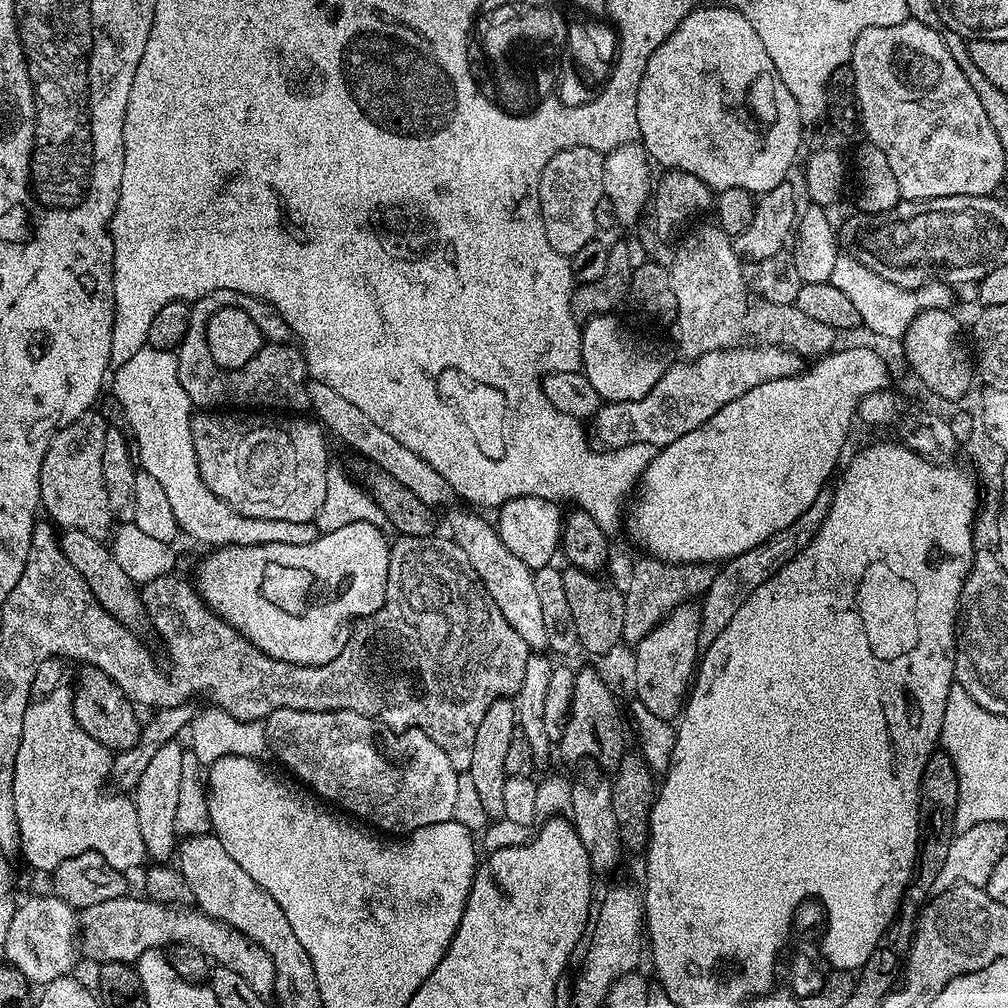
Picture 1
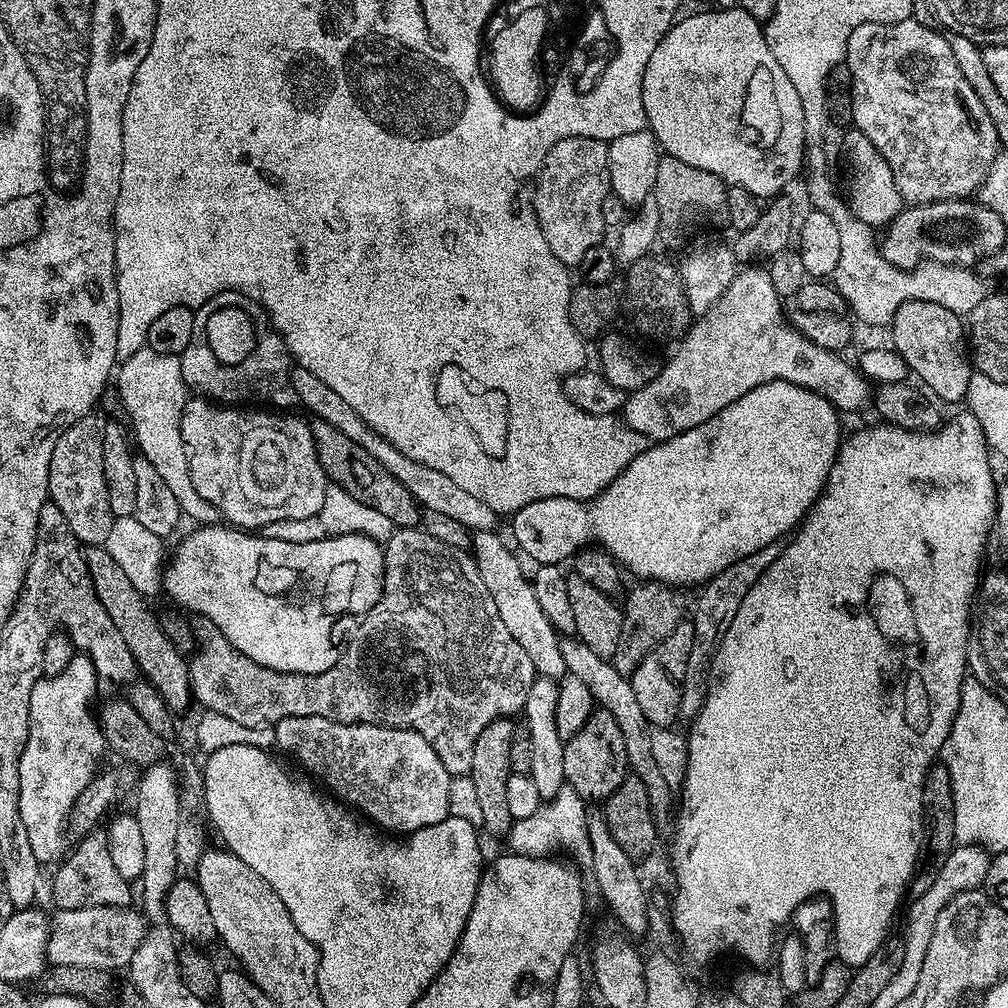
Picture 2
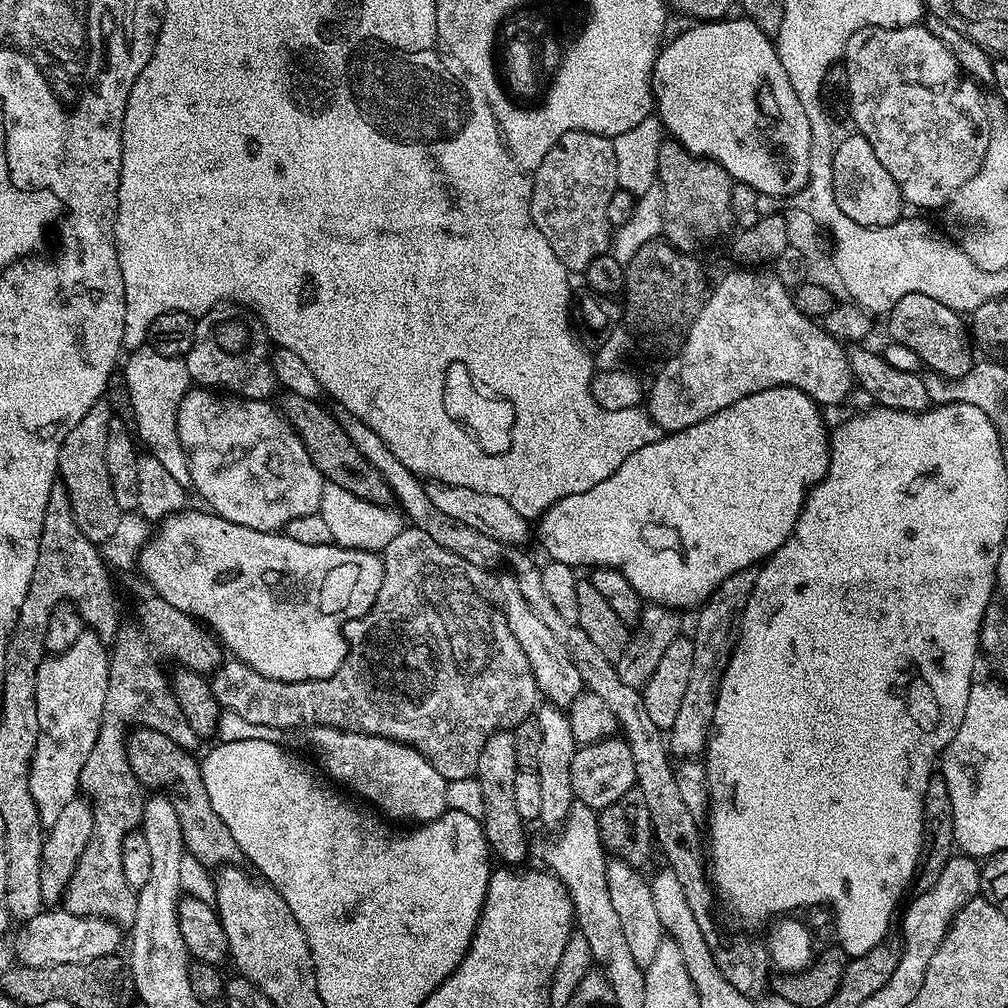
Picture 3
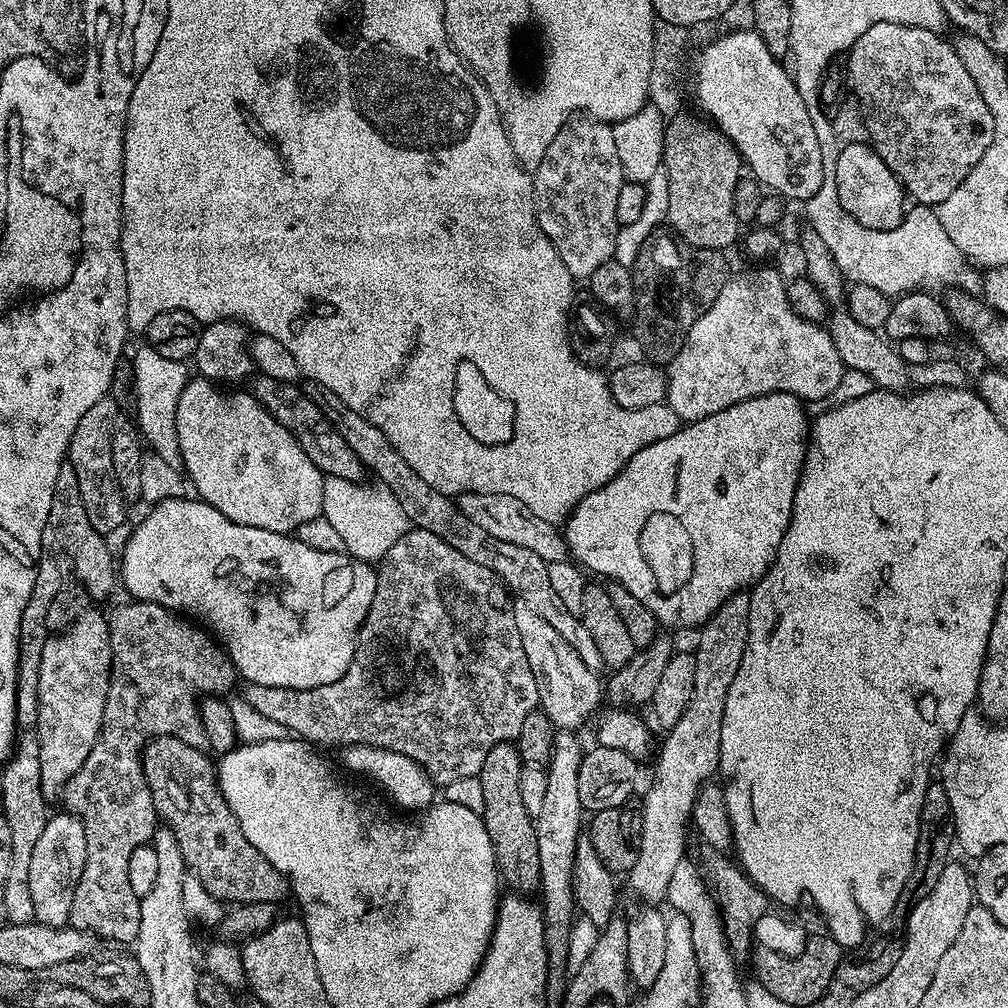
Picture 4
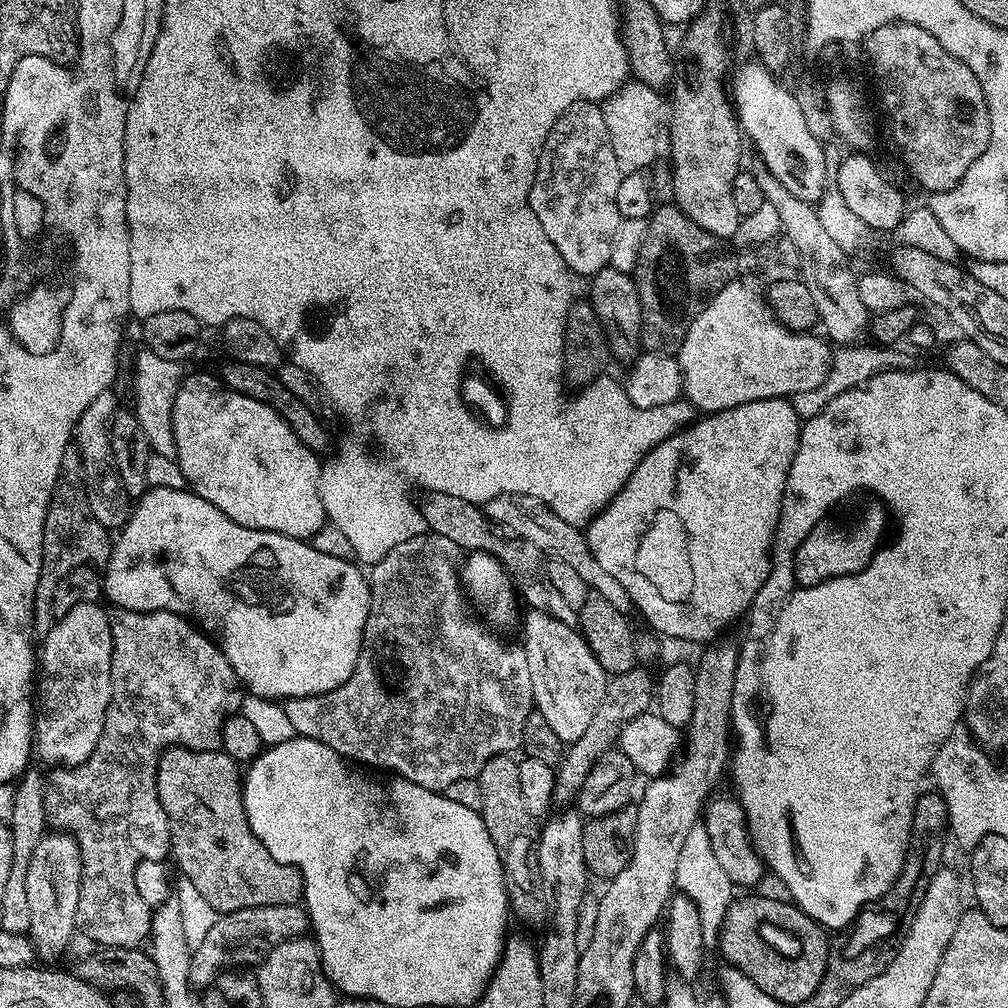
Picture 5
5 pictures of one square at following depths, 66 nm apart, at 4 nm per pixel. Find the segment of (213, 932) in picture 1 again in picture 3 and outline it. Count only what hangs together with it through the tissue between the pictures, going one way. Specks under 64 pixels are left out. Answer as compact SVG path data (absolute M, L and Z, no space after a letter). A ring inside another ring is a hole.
M45 910L26 921L23 928L24 930L16 938L16 944L14 943L14 956L25 968L62 966L66 962L90 962L103 956L115 956L121 951L119 949L121 925L103 920L101 916L75 916L63 910L57 912Z

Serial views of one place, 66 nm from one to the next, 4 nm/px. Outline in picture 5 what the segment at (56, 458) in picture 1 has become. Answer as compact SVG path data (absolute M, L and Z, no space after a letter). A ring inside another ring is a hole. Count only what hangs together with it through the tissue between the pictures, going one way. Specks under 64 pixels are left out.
M109 390L98 394L98 398L94 398L94 402L86 406L86 410L82 410L82 418L78 418L74 433L74 446L80 451L82 458L86 502L90 506L90 514L94 514L101 526L109 530L123 528L134 507L122 486L122 478L118 474L112 453L112 427L118 407L114 393L115 391Z

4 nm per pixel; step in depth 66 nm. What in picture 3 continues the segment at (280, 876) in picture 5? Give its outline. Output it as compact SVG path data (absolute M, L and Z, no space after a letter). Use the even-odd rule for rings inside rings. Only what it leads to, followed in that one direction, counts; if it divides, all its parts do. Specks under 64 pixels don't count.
M133 727L126 737L126 743L128 761L141 785L148 790L167 790L170 793L187 855L198 858L198 862L207 866L235 865L241 859L240 848L234 842L234 834L230 834L226 822L222 822L222 818L218 818L210 806L200 773L200 760L192 757L195 755L189 749L178 746L174 738L153 728Z

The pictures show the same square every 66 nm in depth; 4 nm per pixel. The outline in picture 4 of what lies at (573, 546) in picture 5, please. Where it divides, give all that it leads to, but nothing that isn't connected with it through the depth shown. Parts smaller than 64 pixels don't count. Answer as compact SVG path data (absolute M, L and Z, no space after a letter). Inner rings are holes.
M461 492L458 496L458 505L462 514L472 519L479 529L486 530L487 534L504 543L532 550L547 562L563 560L569 555L561 529L556 524L540 520L538 514L530 510L530 506L522 506L522 502L518 502L518 498L510 498L510 494Z

